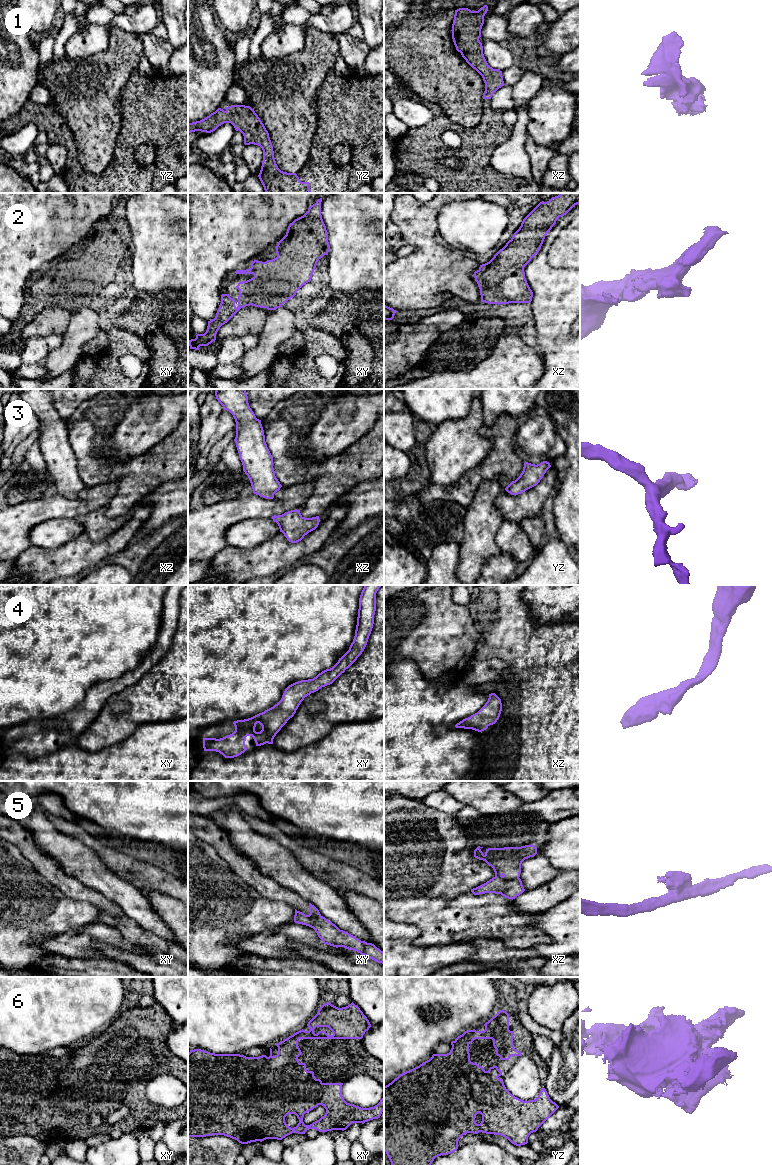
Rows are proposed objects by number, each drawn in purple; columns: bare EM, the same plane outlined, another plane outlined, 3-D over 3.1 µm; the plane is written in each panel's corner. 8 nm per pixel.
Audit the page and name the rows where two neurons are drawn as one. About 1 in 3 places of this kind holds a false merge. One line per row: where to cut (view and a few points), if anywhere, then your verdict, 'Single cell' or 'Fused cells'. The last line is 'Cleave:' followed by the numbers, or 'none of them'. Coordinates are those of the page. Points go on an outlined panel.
1: No split. Single cell
2: No split. Single cell
3: No split. Single cell
4: No split. Single cell
5: Split along xz (495, 875), (507, 879), (518, 878). Fused cells
6: No split. Single cell
Cleave: 5

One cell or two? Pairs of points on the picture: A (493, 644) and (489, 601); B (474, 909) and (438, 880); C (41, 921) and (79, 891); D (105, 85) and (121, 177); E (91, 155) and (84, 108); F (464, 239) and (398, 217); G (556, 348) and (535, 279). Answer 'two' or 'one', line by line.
A: one
B: two
C: two
D: two
E: one
F: two
G: one

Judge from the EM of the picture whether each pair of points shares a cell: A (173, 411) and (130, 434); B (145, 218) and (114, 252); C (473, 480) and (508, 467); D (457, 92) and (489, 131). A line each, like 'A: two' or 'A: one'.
A: one
B: two
C: one
D: two

